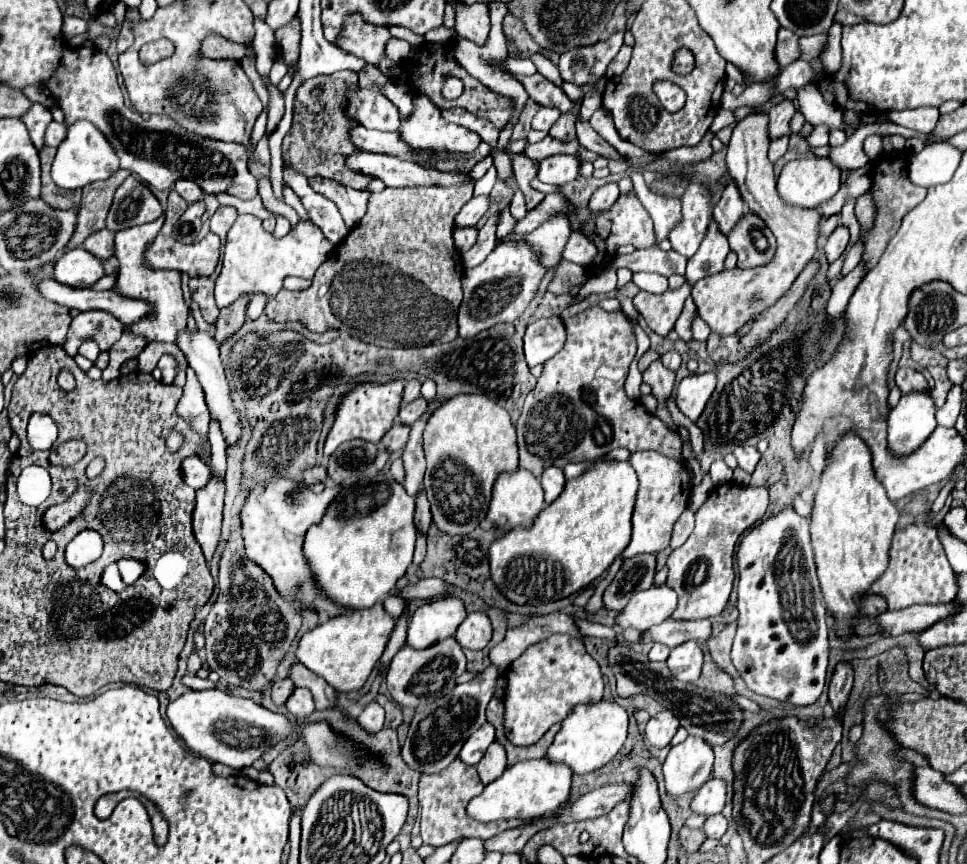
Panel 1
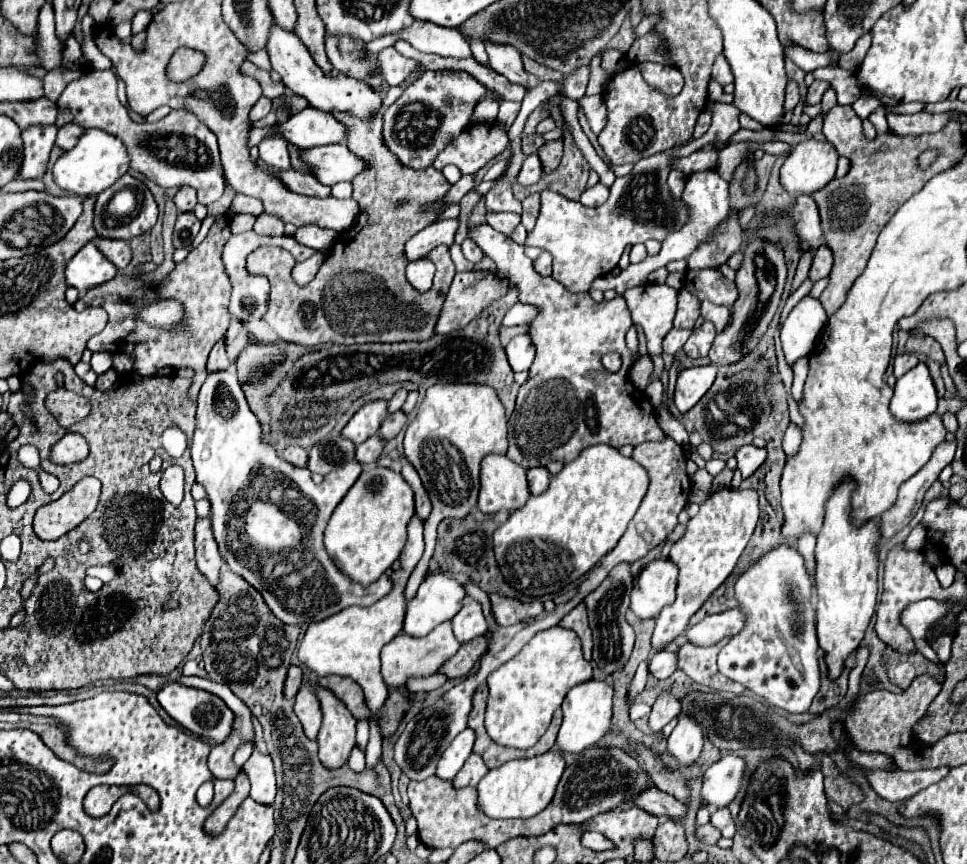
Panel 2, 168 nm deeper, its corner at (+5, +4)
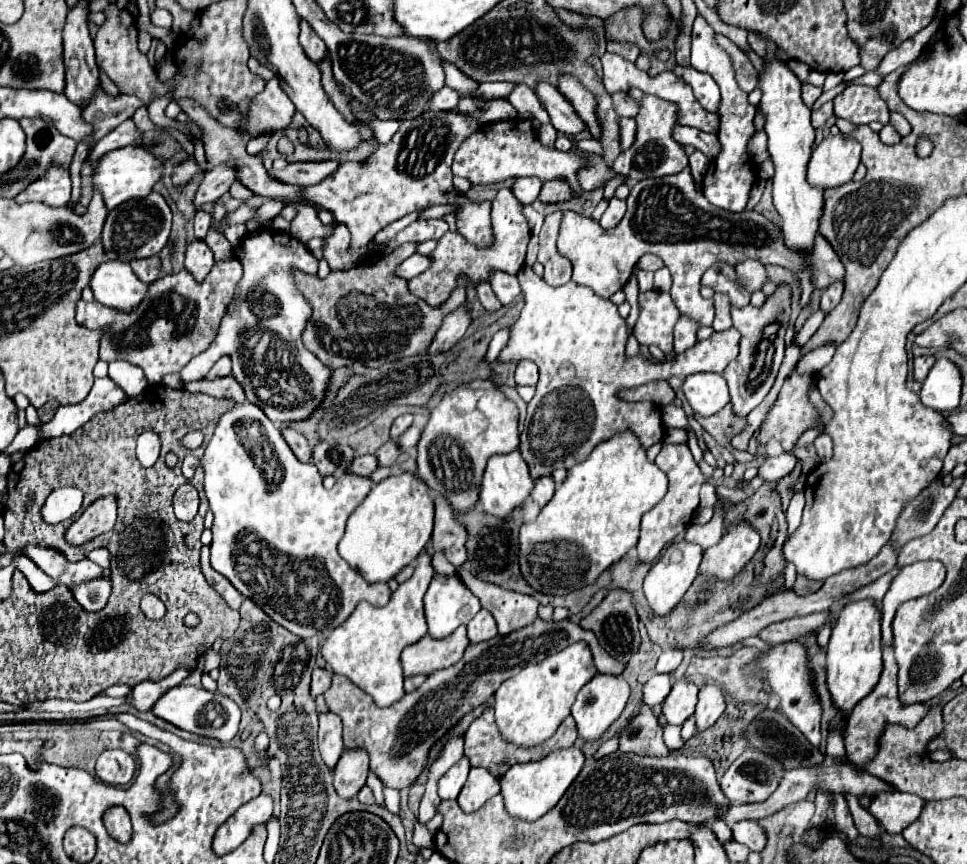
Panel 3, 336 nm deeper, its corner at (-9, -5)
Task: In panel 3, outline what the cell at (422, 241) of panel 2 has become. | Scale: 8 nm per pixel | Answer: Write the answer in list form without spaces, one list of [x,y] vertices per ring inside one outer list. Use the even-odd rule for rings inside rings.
[[[411,255],[393,271],[393,275],[411,279],[411,277],[417,277],[419,273],[423,273],[423,269],[427,269],[427,255]]]

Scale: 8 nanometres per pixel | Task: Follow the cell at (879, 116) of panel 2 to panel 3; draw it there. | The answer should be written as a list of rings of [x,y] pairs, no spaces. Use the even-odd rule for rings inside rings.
[[[851,85],[845,89],[842,97],[834,98],[833,104],[834,115],[855,125],[867,125],[871,121],[881,121],[883,125],[889,123],[887,103],[873,87]]]

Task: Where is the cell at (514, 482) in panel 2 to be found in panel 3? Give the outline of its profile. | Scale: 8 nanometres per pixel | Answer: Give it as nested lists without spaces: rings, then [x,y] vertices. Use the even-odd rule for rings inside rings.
[[[519,449],[505,453],[505,455],[491,455],[481,479],[481,489],[479,489],[479,503],[483,505],[485,513],[491,513],[495,517],[507,517],[511,509],[521,505],[525,499],[529,499],[533,489],[533,479],[529,475],[527,463],[523,461]]]

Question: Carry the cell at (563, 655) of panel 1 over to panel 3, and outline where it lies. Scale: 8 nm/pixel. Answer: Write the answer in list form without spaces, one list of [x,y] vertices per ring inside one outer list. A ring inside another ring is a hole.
[[[573,643],[567,649],[553,653],[541,663],[527,665],[515,677],[503,681],[503,685],[495,693],[493,709],[501,735],[515,745],[531,747],[543,743],[569,715],[571,701],[575,701],[575,693],[579,693],[583,683],[591,681],[595,673],[597,669],[593,665],[591,651],[585,643]]]

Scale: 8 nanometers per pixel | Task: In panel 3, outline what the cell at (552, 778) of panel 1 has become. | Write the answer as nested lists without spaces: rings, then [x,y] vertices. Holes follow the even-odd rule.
[[[573,745],[567,749],[557,749],[539,761],[513,765],[501,777],[501,795],[505,797],[507,811],[513,817],[519,817],[525,821],[535,821],[537,817],[543,817],[549,809],[557,805],[557,801],[563,797],[567,787],[575,781],[575,777],[583,769],[583,761],[585,761],[583,751]]]

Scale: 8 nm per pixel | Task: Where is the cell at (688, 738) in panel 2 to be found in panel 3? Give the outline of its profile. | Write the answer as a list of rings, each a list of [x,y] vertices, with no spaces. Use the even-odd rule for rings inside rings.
[[[705,683],[699,687],[699,703],[695,707],[695,719],[697,719],[697,733],[709,729],[715,725],[715,721],[725,711],[725,695],[719,685]]]

